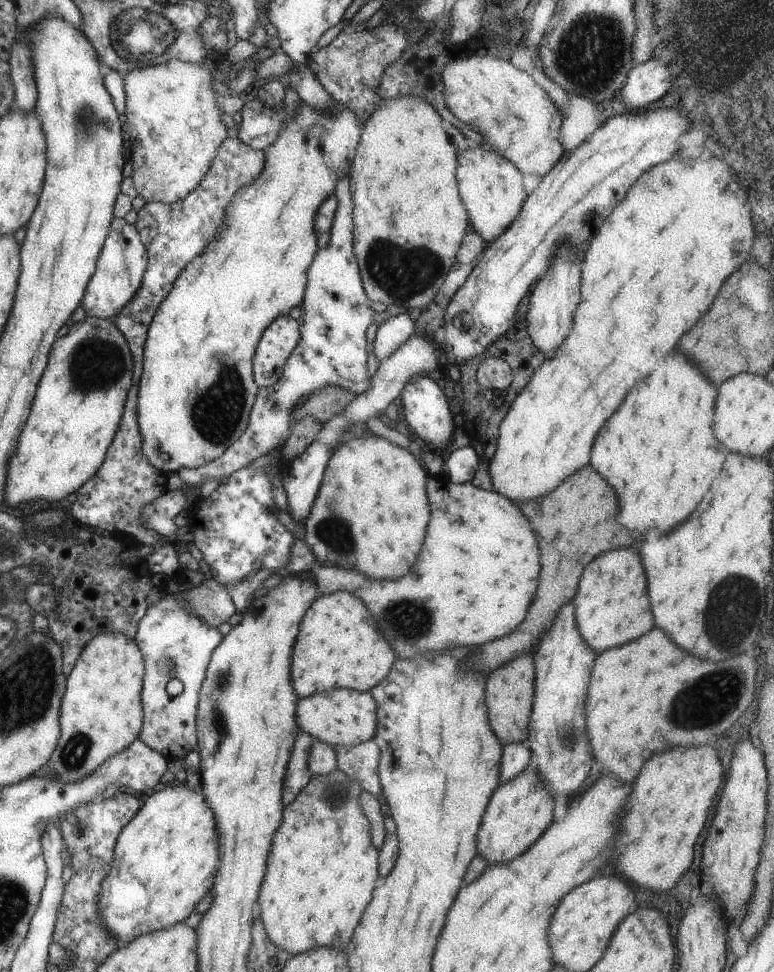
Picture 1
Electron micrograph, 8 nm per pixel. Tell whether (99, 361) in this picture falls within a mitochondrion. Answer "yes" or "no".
yes

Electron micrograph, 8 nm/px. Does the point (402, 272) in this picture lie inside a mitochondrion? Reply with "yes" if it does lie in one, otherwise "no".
yes

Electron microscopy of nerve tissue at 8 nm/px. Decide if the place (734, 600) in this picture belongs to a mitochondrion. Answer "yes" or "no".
yes

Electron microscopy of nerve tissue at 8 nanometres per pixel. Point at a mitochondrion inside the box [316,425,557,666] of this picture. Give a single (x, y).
(408, 619)

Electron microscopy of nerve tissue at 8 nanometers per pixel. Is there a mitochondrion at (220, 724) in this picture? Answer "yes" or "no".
yes

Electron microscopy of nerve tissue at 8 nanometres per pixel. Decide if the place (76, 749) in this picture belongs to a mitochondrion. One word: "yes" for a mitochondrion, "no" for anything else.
yes

